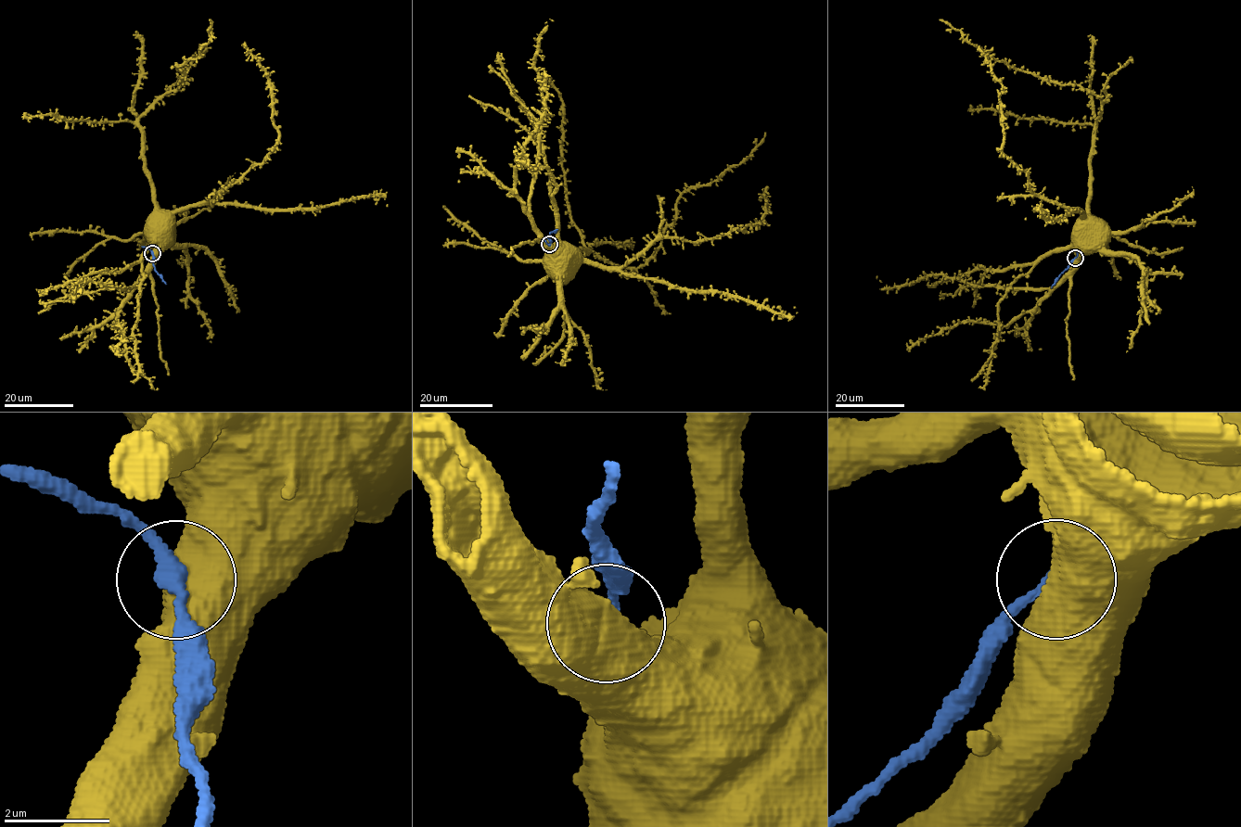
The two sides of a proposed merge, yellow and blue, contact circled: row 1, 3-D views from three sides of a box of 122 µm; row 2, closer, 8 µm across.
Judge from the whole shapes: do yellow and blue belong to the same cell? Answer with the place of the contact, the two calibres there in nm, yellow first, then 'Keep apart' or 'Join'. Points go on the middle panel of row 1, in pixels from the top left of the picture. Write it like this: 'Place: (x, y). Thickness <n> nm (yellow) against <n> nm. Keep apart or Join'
Place: (549, 244). Thickness 900 nm (yellow) against 280 nm. Keep apart

